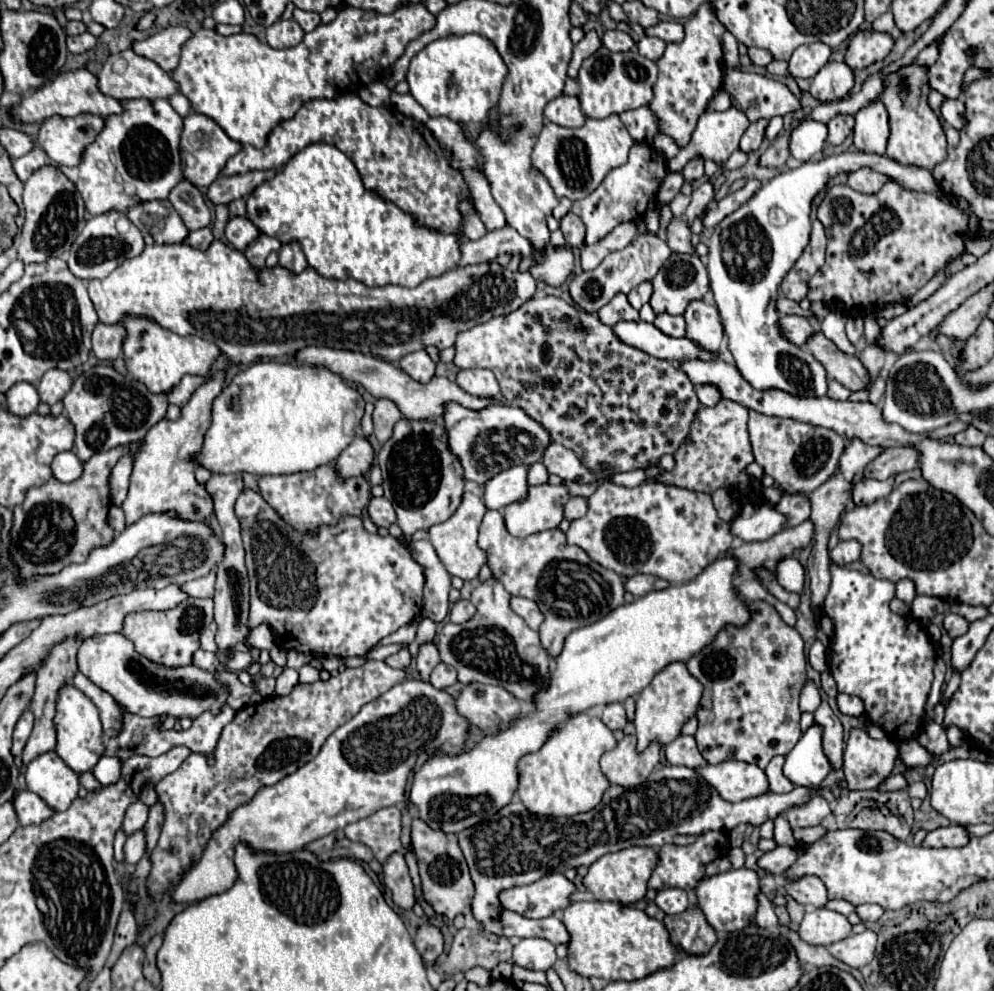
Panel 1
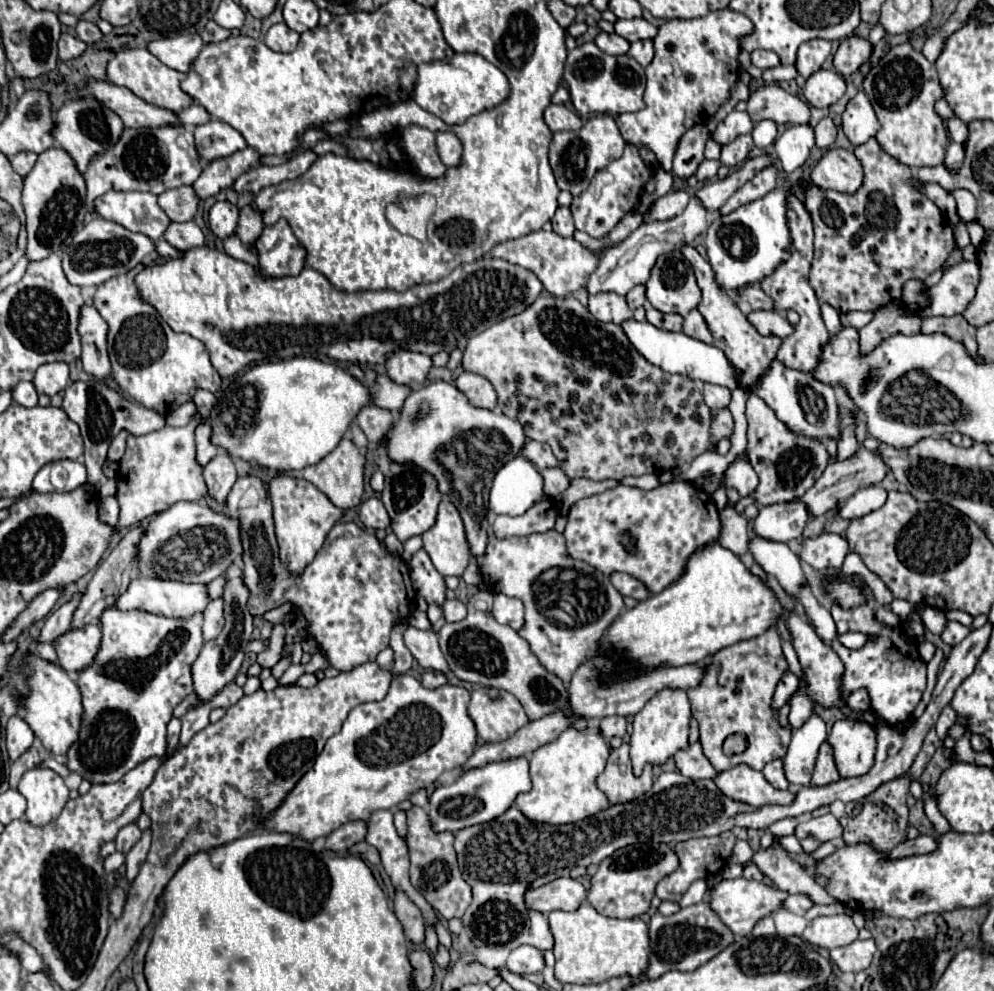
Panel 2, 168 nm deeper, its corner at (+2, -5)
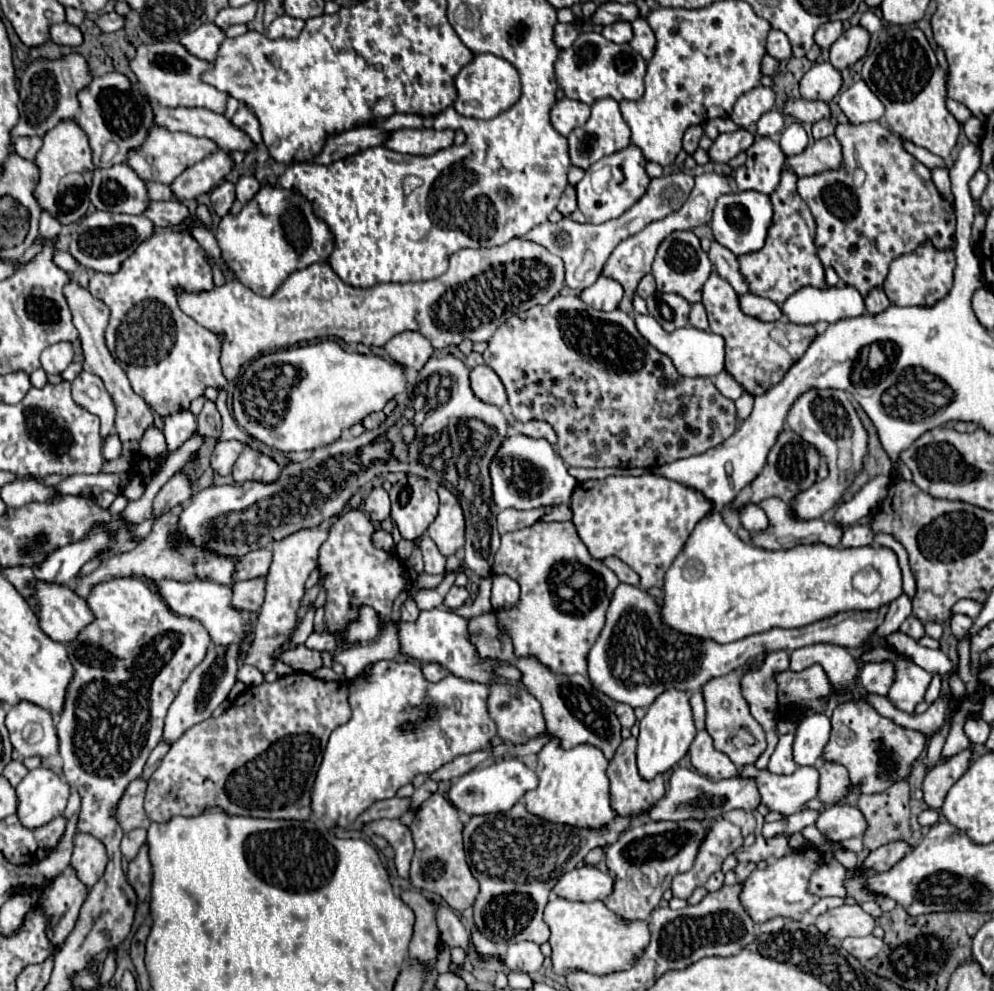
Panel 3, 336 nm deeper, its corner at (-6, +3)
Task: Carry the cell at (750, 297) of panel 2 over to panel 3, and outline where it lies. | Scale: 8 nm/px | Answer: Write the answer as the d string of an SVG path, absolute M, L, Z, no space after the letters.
M713 242L711 250L709 250L709 258L715 264L717 272L733 286L733 290L737 294L747 294L749 292L749 284L745 282L745 278L741 278L741 270L737 266L737 256L733 252L729 252L727 248Z

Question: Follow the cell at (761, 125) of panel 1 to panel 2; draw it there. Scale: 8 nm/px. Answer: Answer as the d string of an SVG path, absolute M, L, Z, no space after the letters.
M743 134L743 136L737 136L733 142L721 146L721 156L719 156L719 162L733 168L741 162L745 162L749 158L749 152L753 148L753 138L751 134Z

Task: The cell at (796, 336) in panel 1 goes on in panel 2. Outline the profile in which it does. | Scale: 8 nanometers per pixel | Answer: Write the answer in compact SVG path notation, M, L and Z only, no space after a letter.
M753 310L747 314L747 320L755 326L755 330L763 336L779 336L787 338L793 332L793 326L787 322L785 316L777 312L767 312L767 310Z

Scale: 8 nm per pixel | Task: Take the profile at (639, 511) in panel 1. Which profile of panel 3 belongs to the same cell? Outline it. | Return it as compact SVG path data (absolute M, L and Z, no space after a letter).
M643 474L643 476L607 476L603 480L587 480L573 490L571 496L571 510L573 510L573 524L577 528L579 538L587 546L589 554L597 560L605 560L615 556L623 560L629 568L633 568L641 578L641 588L647 590L651 586L661 588L667 568L673 564L677 554L683 550L689 534L711 510L713 502L705 498L701 492L683 486L679 482L667 480L657 474Z

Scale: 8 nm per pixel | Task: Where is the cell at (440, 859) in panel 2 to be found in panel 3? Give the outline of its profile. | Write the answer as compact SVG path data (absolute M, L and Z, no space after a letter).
M433 794L429 800L425 800L417 810L415 820L411 822L415 856L411 862L409 880L417 890L425 890L441 896L441 900L445 900L455 912L463 912L465 908L473 906L479 890L477 880L473 878L465 862L461 830L463 830L463 824L459 820L457 808L449 800L445 800L441 794Z

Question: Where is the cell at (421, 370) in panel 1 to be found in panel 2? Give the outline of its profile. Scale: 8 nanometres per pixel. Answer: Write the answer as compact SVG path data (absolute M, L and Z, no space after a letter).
M399 350L399 352L393 352L385 360L385 368L387 368L387 376L393 382L415 390L415 388L423 386L423 382L427 380L427 372L431 368L431 358L427 354Z

